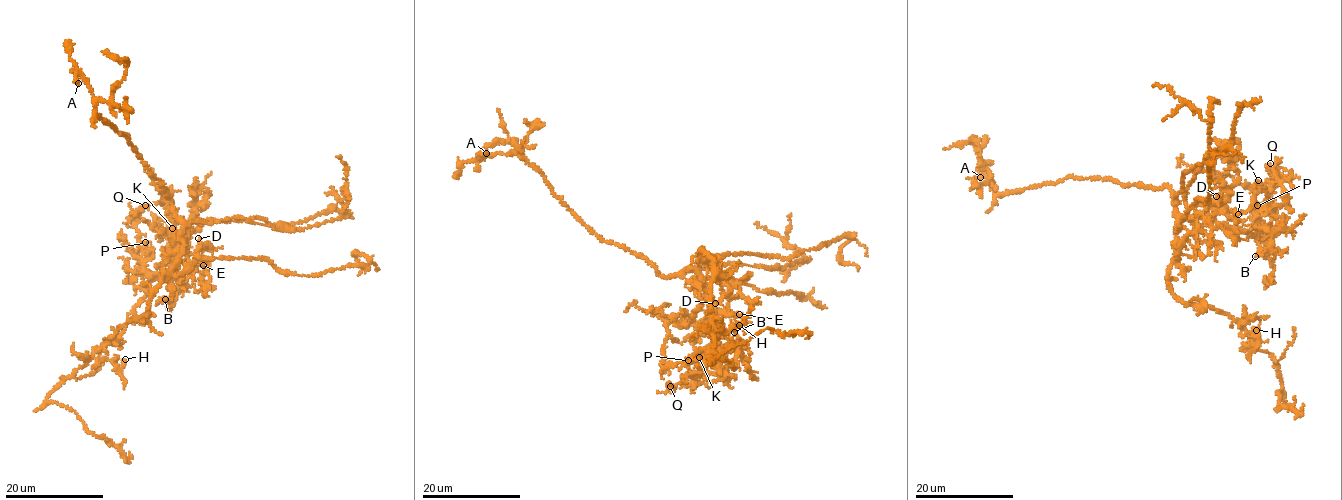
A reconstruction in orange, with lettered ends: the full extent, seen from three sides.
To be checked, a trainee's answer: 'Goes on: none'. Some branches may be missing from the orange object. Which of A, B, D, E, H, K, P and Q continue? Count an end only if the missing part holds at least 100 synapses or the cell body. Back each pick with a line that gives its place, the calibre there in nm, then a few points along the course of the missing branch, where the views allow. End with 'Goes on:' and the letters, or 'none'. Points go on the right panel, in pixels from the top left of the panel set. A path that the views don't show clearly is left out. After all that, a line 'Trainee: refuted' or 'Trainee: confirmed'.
Goes on: none
Trainee: confirmed

